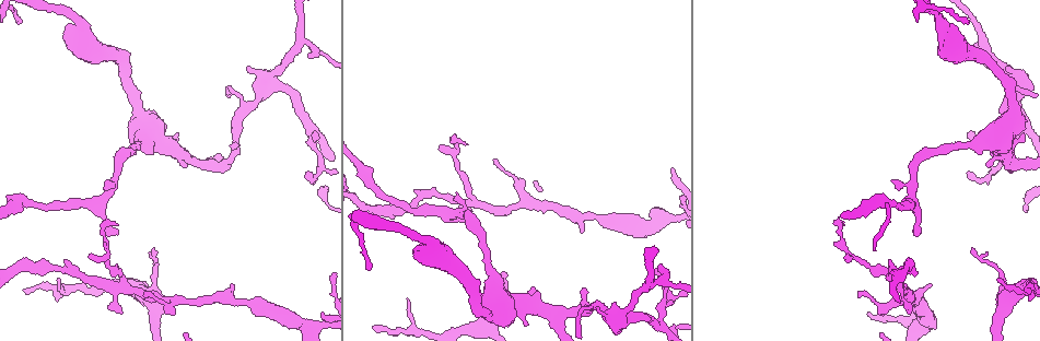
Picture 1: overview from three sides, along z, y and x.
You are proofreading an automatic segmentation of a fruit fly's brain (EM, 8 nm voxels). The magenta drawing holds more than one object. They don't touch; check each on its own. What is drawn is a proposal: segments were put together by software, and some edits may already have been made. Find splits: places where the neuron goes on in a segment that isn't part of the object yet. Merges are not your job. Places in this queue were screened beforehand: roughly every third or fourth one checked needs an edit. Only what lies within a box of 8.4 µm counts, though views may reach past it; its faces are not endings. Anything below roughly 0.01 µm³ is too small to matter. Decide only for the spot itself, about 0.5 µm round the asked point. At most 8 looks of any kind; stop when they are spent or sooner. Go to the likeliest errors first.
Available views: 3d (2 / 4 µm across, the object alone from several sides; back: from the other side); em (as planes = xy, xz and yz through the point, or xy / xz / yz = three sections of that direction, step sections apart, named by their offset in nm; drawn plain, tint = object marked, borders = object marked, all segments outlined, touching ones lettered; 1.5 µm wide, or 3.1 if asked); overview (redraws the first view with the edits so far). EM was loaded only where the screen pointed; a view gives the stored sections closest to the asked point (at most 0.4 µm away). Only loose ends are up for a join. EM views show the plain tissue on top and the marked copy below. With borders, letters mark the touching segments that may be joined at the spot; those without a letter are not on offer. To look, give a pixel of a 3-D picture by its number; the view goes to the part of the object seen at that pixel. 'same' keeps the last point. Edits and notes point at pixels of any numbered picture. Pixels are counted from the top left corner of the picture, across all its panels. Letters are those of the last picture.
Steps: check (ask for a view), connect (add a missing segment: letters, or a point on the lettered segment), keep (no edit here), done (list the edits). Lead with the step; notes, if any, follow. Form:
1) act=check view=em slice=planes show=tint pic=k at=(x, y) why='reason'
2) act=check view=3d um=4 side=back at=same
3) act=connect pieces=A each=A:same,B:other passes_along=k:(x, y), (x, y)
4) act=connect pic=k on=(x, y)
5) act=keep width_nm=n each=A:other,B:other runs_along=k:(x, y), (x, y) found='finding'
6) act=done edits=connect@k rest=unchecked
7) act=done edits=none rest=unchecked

act=check view=3d um=4 pic=1 at=(57, 278) why='thin end'

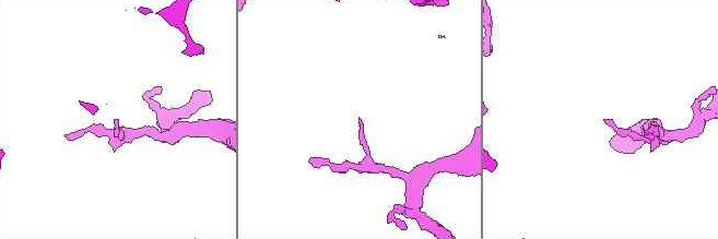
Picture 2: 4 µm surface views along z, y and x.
act=check view=em slice=planes show=borders pic=2 at=(603, 120) why='now the EM'

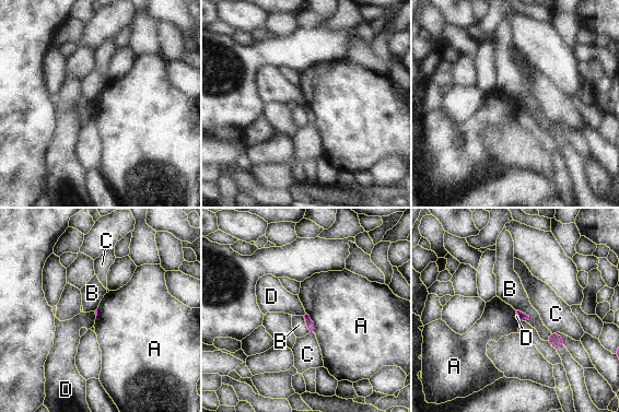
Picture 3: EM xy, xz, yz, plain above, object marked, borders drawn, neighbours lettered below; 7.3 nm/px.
act=keep each=A:other,B:other,C:other,D:other border=3:(306, 313), (313, 322), (315, 333) found='none of them fits'

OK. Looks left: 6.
act=check view=em slice=planes show=tint pic=1 at=(581, 232) why='free end'

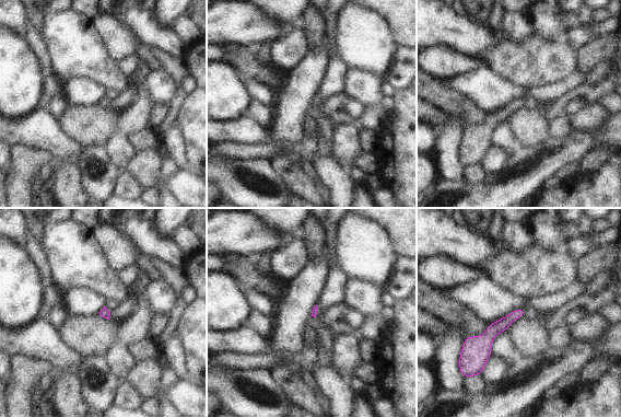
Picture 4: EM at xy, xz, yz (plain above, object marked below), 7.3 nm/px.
act=check view=em slice=planes show=borders at=same

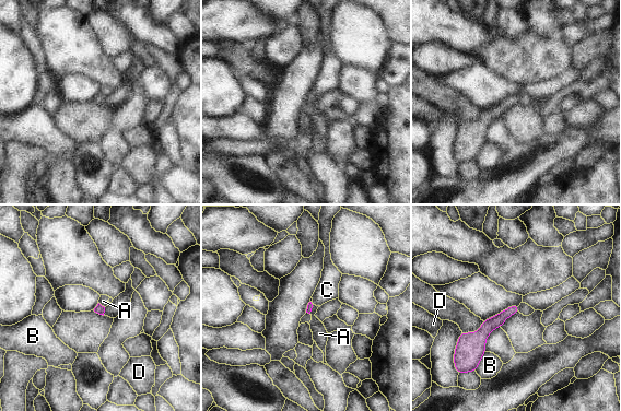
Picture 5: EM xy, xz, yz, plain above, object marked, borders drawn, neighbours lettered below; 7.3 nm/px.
act=keep longest_contact=B:170nm each=A:other,B:other,C:other,D:other found='none of them fits'

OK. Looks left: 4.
act=check view=em slice=planes show=borders pic=1 at=(236, 142) why='branch stops here'

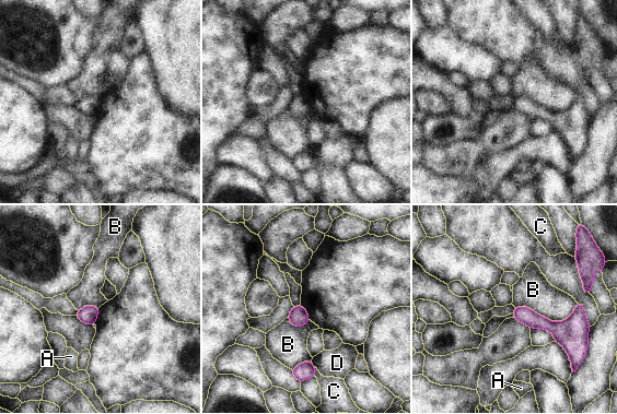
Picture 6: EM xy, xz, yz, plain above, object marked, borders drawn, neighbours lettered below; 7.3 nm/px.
act=keep each=A:other,B:other,C:other,D:other runs_along=6:(581, 310), (566, 326), (515, 315) found='none of them fits'

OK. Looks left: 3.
act=done edits=none rest=unchecked

